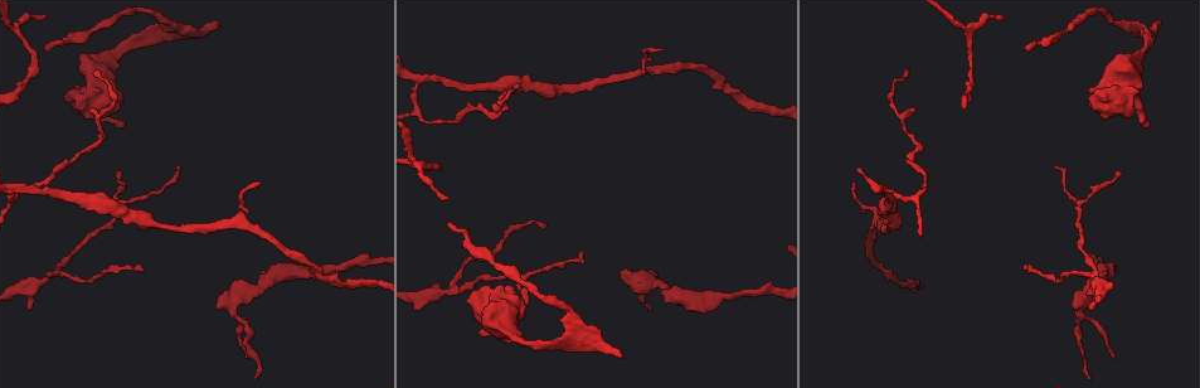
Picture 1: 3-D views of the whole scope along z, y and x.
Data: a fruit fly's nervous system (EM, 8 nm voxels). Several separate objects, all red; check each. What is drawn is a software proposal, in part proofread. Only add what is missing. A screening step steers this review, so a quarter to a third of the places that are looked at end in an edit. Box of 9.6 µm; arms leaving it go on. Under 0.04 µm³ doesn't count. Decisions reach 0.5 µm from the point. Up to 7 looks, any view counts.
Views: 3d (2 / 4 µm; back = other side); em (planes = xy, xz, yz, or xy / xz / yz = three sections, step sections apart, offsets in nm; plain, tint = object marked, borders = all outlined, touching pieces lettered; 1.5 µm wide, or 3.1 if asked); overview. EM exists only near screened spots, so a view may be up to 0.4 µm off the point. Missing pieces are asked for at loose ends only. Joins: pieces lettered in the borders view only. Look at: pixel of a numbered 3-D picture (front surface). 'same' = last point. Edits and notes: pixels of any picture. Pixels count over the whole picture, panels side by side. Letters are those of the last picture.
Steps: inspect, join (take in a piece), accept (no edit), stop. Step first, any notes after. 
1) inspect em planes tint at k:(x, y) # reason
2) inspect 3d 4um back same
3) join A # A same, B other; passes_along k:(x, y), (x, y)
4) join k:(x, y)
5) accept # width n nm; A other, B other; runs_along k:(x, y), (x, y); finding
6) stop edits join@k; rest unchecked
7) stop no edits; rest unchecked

inspect 3d 2um at 1:(177, 169) # tapers out

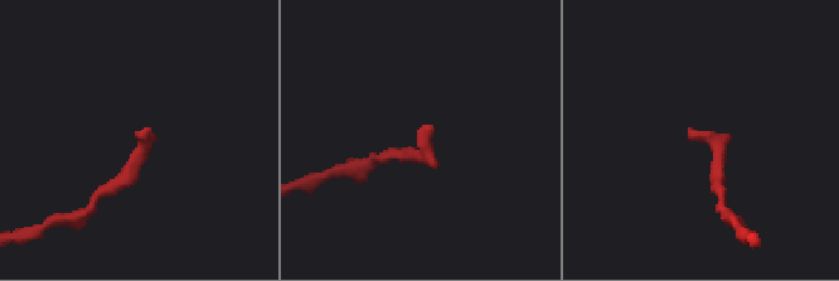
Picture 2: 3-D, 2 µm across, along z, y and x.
inspect em planes borders at 2:(420, 128)

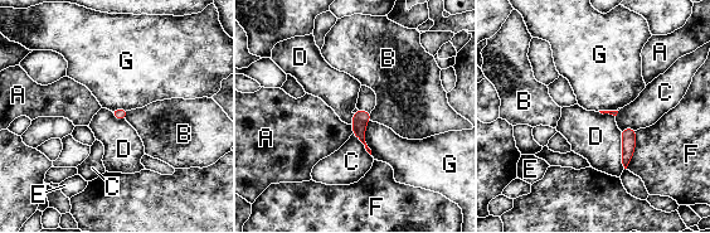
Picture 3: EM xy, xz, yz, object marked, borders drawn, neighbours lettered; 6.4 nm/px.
accept # A other, B other, C other, D other, E other, F other, G other; no lettered piece goes on from it

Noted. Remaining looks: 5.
inspect em xz step 4 borders at 1:(450, 223) # long arm stops here

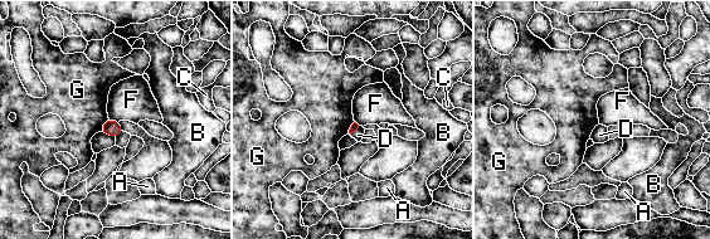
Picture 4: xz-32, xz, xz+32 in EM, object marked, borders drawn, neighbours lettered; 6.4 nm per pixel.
accept # A other, B other, C other, D other, F other, G other; border 4:(108, 117), (117, 122); no lettered piece goes on from it

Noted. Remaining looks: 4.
inspect em planes borders at 1:(1160, 22) # free end

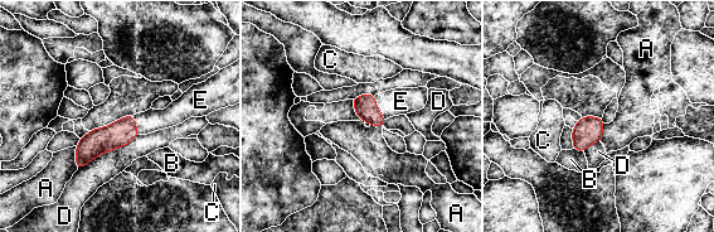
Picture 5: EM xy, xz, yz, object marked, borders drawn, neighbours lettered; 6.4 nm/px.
join E # longest_contact D 440 nm; A other, B other, C other, D other, E same; the neuron continues

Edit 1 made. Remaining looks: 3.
stop edits join@5; rest unchecked

